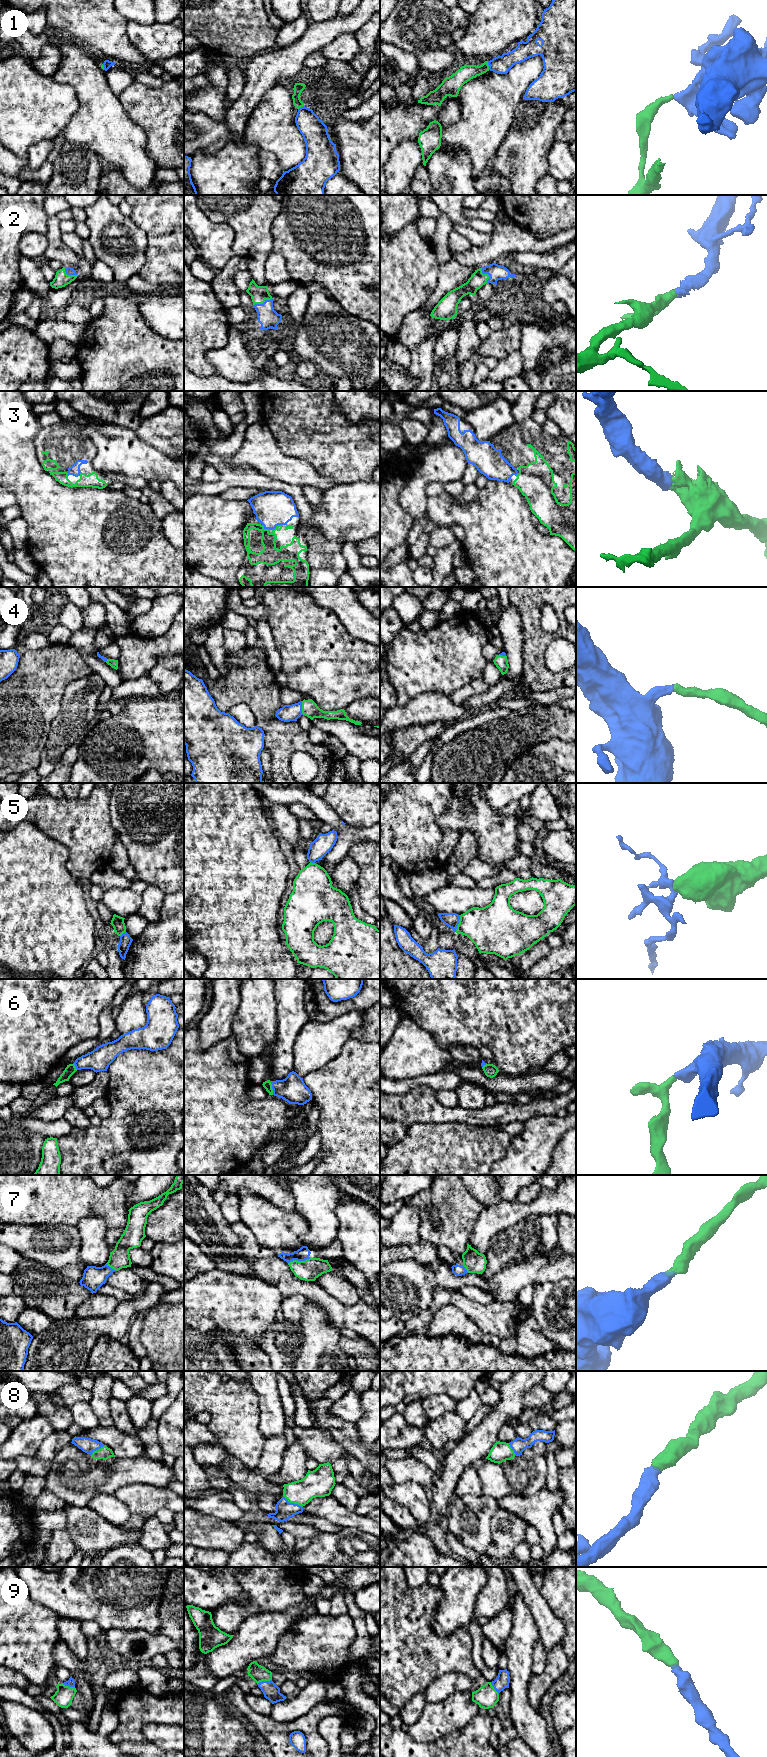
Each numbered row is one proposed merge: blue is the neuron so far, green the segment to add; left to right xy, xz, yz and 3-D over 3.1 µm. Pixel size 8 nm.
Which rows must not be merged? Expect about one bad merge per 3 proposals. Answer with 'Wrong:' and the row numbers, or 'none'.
Wrong: 1, 5

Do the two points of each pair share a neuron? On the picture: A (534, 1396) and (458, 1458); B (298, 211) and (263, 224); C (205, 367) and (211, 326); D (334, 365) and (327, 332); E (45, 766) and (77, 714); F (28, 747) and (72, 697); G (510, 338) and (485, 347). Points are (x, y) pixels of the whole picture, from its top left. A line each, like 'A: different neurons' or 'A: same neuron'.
A: different neurons
B: different neurons
C: same neuron
D: same neuron
E: same neuron
F: different neurons
G: same neuron

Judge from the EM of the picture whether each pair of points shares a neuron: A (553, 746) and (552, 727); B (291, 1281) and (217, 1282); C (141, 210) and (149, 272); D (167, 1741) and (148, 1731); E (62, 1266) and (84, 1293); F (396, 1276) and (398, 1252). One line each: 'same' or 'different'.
A: different
B: different
C: same
D: same
E: different
F: different

